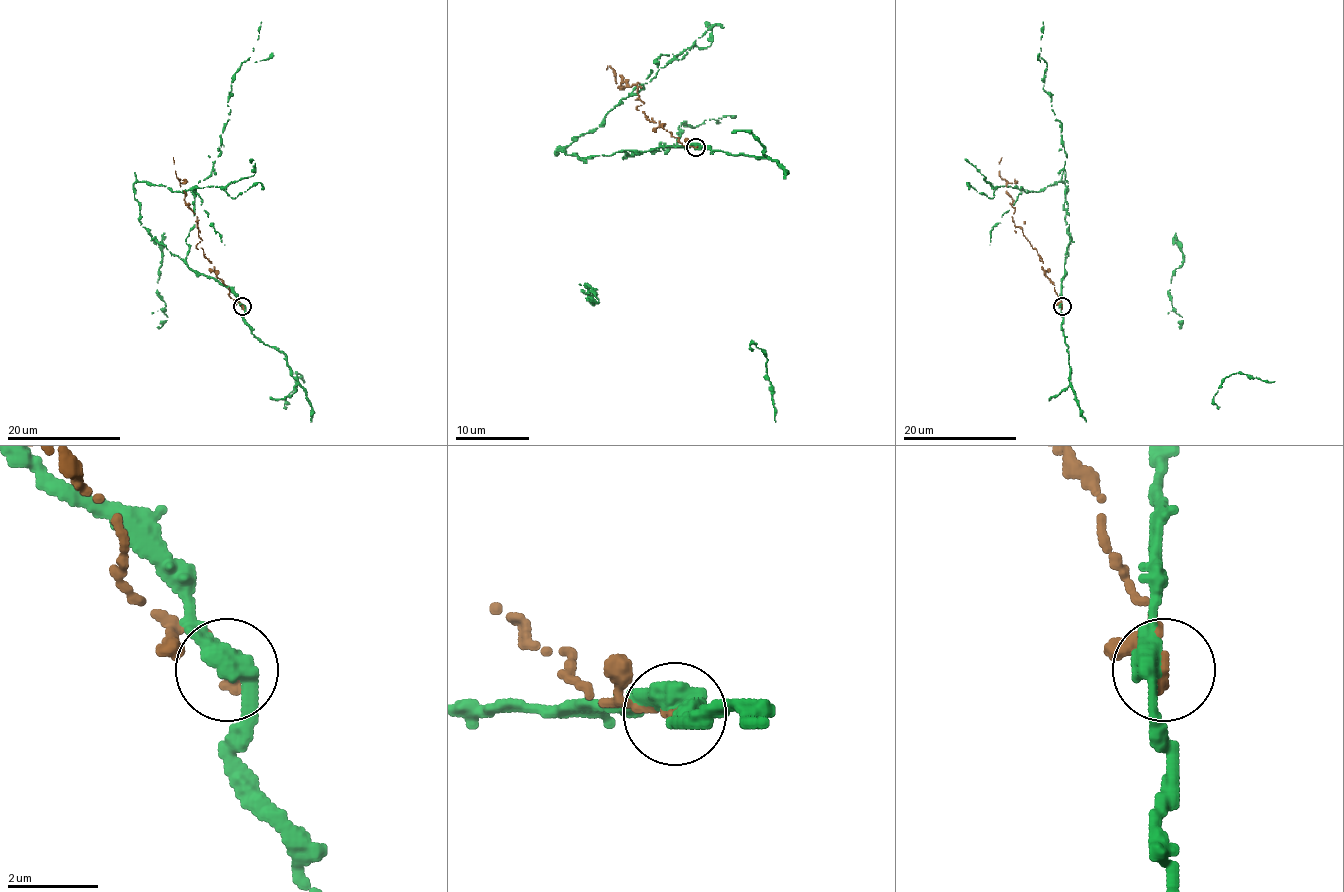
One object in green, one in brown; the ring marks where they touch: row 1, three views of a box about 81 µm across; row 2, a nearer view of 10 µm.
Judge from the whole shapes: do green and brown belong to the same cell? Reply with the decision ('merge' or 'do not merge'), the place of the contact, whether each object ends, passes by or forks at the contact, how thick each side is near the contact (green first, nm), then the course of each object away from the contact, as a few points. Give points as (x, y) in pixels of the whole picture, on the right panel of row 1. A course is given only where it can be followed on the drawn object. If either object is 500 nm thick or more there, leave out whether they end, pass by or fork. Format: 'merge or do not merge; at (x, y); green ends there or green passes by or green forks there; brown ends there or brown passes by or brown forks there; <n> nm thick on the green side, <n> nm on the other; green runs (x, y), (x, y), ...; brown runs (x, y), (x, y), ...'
do not merge; at (1062, 306); green passes by; brown ends there; 420 nm thick on the green side, 260 nm on the other; green runs (1062, 306), (1064, 253), (1070, 238), (1066, 154), (1062, 124), (1052, 109), (1052, 97), (1043, 89), (1043, 22); brown runs (1062, 306), (1037, 251), (1012, 219), (1015, 209), (1012, 198), (999, 174), (1002, 157)

